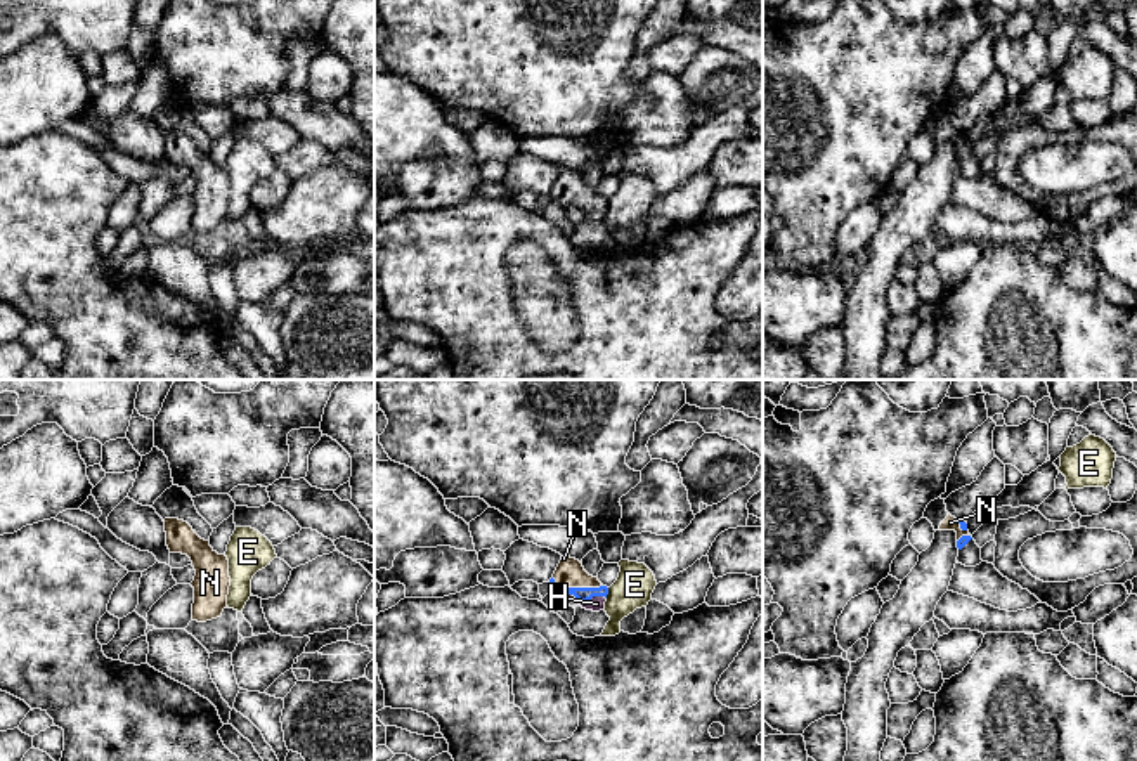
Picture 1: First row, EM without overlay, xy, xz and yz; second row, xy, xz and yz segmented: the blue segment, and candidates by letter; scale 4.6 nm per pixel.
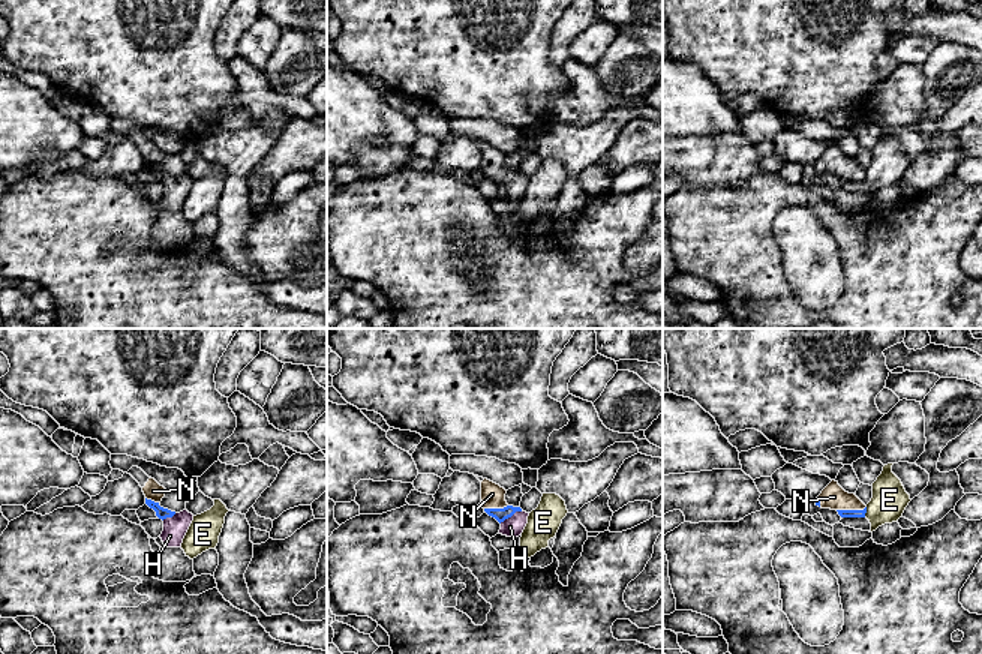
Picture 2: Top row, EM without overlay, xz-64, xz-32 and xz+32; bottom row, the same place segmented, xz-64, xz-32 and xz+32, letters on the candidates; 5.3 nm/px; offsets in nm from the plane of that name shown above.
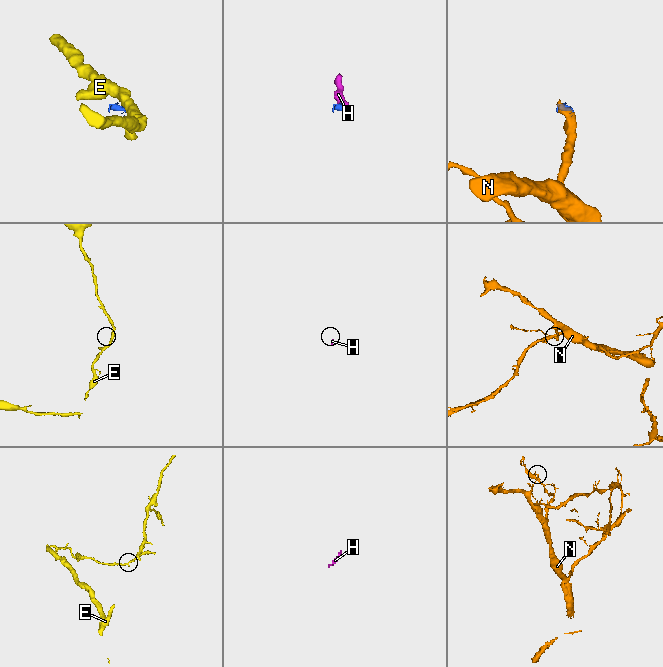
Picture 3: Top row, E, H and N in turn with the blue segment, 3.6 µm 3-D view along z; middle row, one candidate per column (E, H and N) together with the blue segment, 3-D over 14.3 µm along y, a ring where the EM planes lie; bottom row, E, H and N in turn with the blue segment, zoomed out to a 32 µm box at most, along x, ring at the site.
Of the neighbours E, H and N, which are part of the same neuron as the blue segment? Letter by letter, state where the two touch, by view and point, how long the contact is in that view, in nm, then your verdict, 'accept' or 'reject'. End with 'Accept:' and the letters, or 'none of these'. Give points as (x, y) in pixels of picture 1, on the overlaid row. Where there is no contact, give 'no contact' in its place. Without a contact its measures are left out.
E: contact xz (607, 593); length 50 nm; reject
H: contact xz (591, 597); length 130 nm; accept
N: contact xz (576, 588); length 240 nm; accept
Accept: H, N

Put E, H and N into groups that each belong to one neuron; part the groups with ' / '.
E / H N

